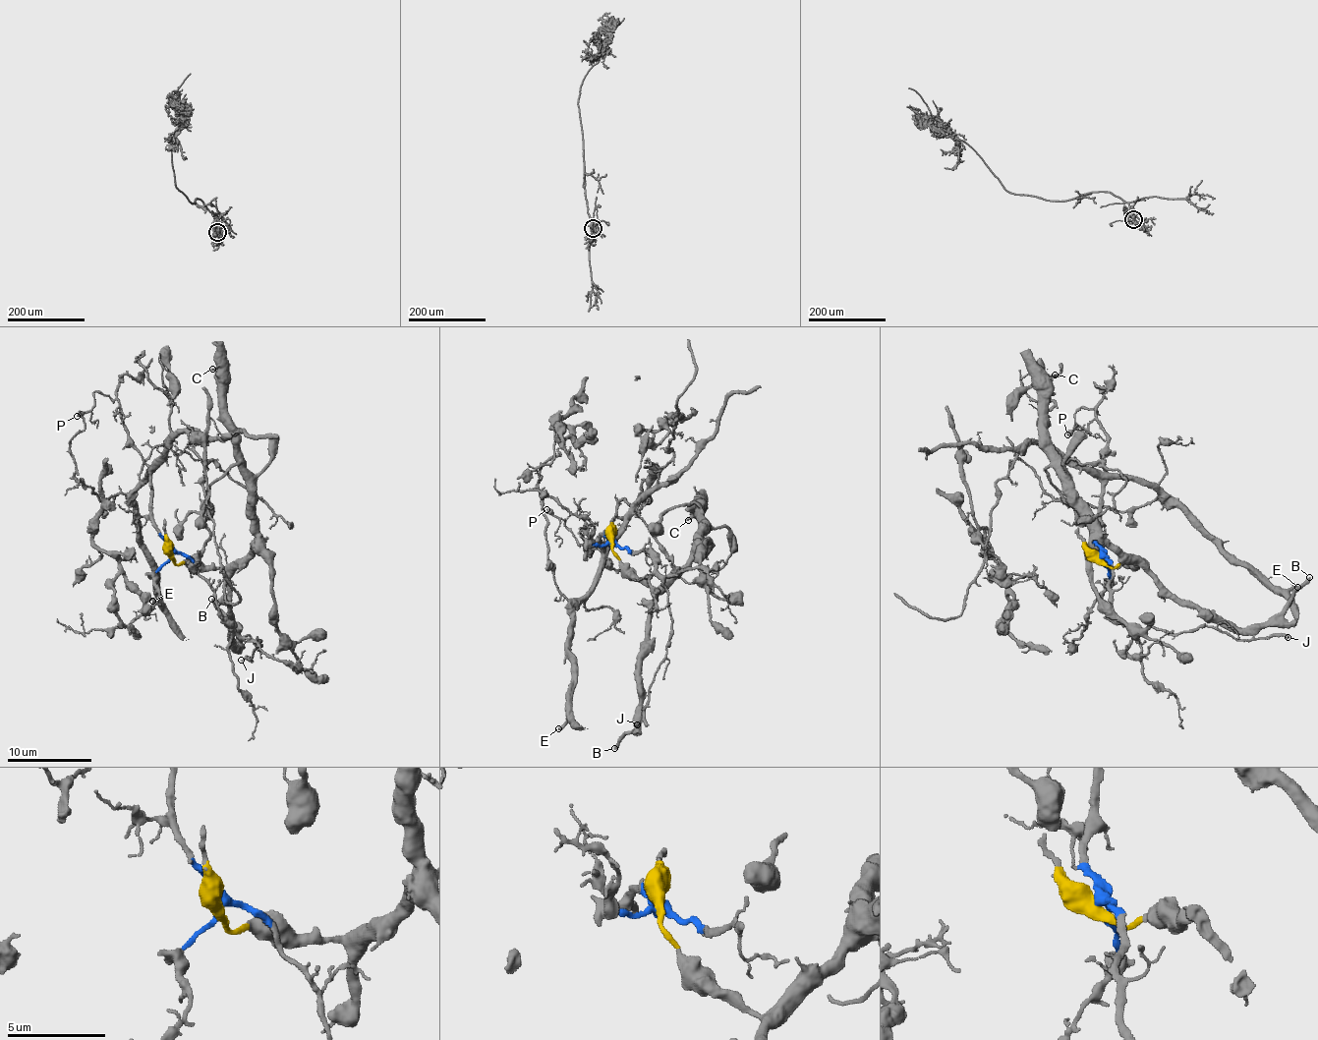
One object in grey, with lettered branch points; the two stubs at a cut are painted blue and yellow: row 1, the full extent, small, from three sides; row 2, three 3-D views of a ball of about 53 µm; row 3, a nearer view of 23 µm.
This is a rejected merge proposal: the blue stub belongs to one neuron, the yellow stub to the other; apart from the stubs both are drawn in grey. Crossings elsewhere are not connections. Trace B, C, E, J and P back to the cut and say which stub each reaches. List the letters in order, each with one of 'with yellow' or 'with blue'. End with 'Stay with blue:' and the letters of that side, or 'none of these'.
B: with yellow
C: with yellow
E: with blue
J: with blue
P: with blue
Stay with blue: E, J, P

